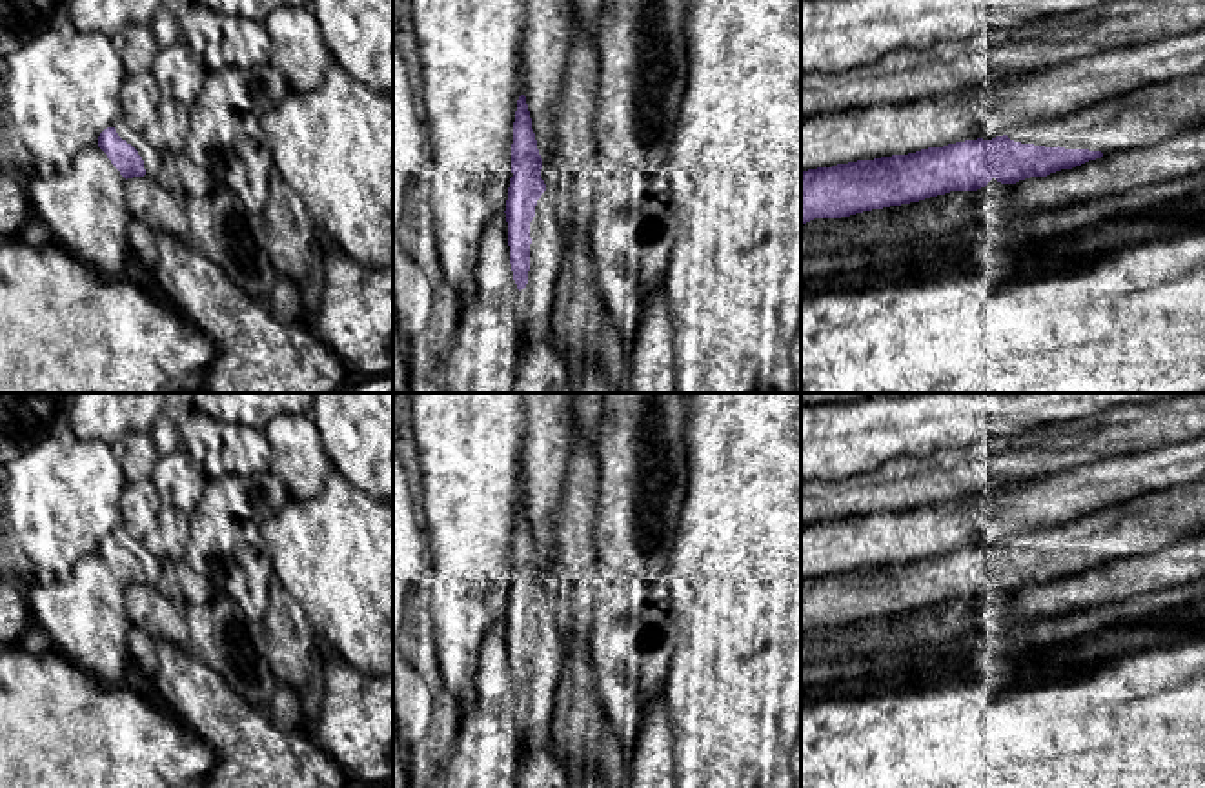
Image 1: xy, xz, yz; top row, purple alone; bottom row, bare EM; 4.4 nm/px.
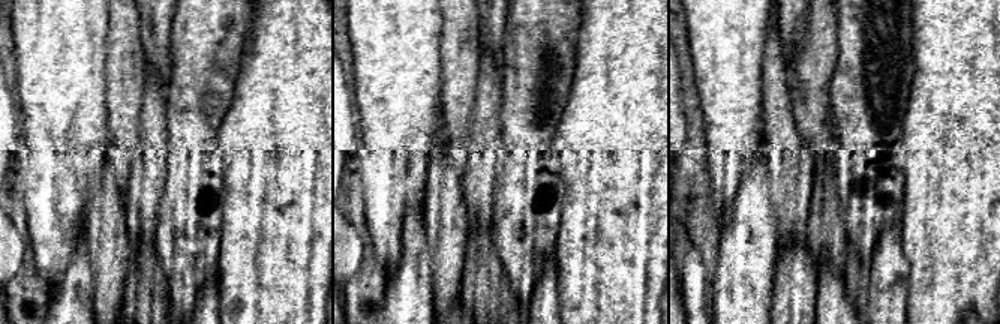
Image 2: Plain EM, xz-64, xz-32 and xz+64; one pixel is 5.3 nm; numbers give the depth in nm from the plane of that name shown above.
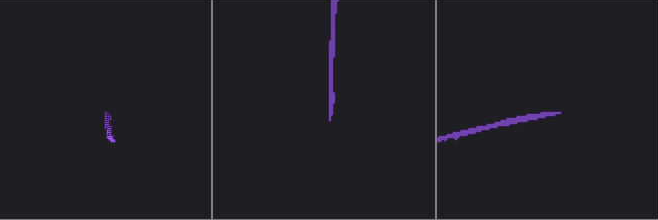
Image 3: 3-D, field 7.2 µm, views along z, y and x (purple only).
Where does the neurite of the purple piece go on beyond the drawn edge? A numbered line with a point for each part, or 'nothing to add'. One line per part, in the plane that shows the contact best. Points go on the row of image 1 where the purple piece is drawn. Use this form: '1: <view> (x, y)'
1: xz (534, 303)

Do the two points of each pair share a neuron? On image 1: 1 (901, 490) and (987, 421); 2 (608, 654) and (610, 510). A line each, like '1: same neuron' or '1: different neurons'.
1: different neurons
2: same neuron

